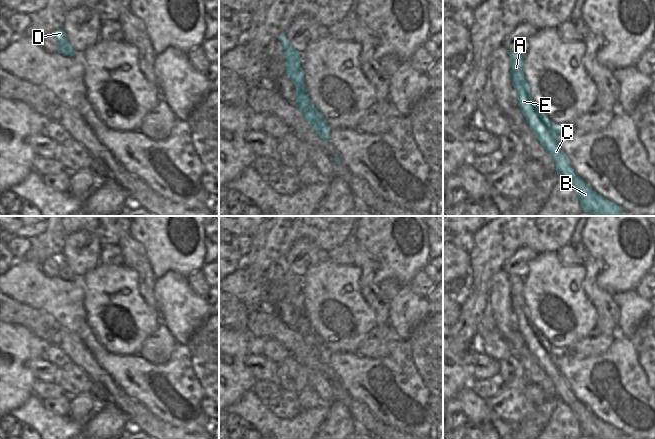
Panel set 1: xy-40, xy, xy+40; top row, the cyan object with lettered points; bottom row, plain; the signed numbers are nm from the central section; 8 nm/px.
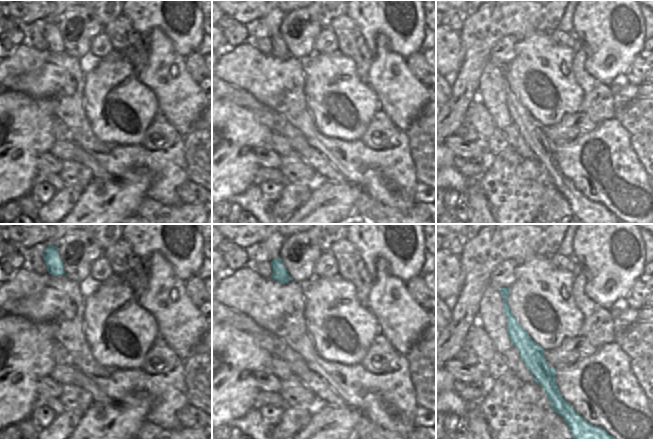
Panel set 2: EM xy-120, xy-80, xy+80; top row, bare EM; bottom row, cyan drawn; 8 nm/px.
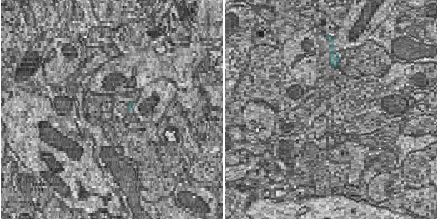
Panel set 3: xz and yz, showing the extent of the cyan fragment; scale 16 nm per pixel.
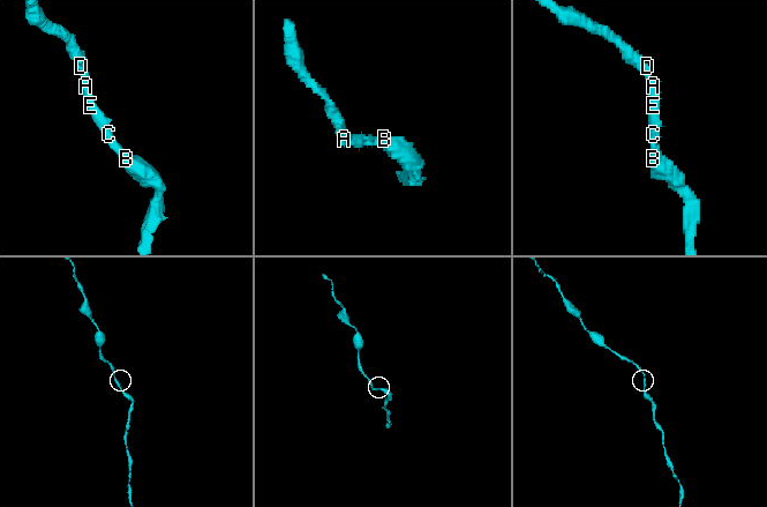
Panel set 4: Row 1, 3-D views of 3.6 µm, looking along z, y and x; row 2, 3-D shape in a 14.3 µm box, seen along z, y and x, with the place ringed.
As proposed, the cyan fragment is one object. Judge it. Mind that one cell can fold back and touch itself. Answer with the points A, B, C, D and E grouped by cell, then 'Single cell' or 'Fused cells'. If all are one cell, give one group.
Groups: A B C D E. Single cell.

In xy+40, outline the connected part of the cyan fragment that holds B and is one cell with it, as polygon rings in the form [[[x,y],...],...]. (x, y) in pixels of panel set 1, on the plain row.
[[[508,276],[512,309],[518,321],[518,331],[522,335],[530,353],[536,359],[546,376],[552,381],[557,399],[563,402],[575,415],[582,434],[595,439],[620,439],[617,428],[595,416],[572,392],[566,379],[558,369],[556,361],[562,354],[550,345],[544,334],[532,323],[530,311],[522,295],[524,278]]]

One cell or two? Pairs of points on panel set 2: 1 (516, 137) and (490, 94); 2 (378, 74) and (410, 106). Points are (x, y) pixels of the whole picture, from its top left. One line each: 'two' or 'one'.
1: one
2: one

